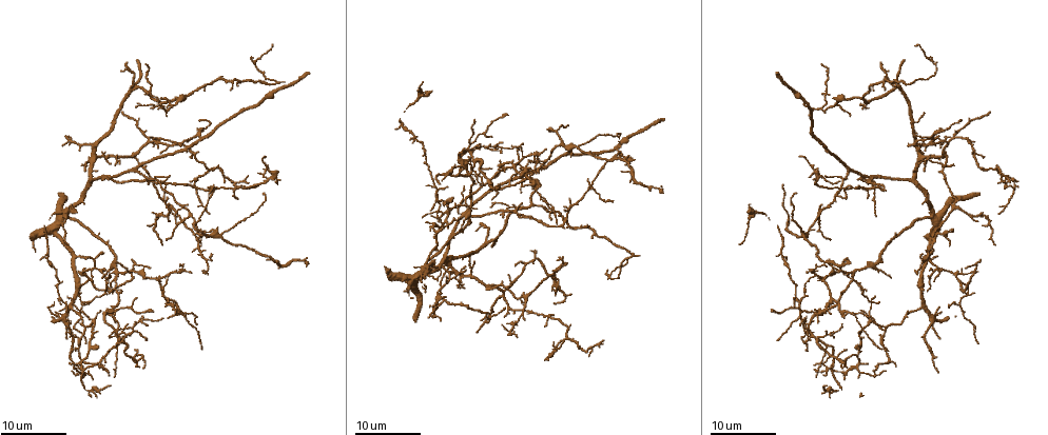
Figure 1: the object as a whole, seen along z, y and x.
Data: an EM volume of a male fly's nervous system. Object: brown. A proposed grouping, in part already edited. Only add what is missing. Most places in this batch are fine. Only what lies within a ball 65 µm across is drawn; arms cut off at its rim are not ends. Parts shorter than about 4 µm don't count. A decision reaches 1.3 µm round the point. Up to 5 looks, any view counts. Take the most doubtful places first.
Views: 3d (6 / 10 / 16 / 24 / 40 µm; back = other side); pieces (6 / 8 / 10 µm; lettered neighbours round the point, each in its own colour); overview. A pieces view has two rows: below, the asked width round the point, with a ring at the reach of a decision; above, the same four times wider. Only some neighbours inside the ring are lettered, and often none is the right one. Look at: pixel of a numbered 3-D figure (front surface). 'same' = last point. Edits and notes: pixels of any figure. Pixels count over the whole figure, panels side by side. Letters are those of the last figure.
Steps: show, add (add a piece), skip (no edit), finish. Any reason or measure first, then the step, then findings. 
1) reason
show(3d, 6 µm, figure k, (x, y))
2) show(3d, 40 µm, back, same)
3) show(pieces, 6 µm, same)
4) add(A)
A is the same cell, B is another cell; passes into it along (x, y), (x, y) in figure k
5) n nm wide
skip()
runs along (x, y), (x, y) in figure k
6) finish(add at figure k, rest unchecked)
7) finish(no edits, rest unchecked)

tapers out
show(3d, 16 µm, figure 1, (105, 152))

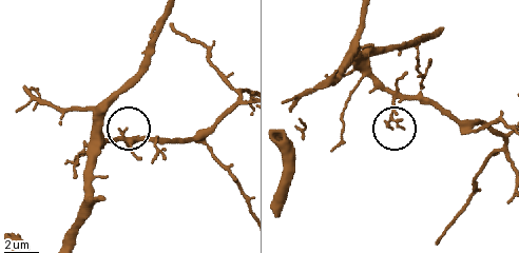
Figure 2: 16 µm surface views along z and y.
see the neighbours
show(pieces, 8 µm, figure 2, (123, 133))

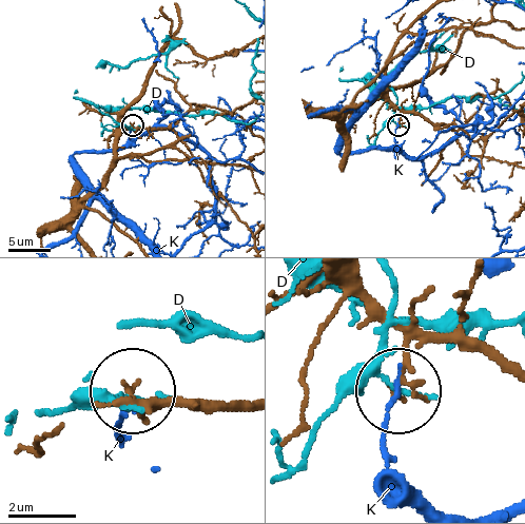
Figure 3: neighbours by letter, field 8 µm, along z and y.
skip()
D and K are other cells; none of them fits

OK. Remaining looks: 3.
an open end
show(3d, 16 µm, figure 1, (247, 176))

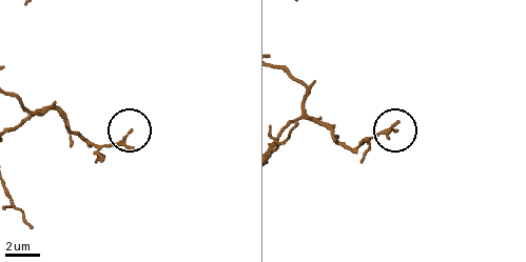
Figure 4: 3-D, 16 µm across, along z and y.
show(3d, 10 µm, figure 4, (397, 131))

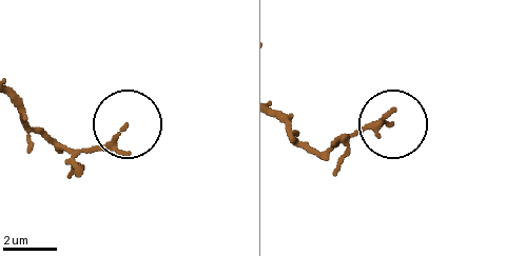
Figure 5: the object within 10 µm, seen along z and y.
show(pieces, 10 µm, figure 5, (391, 125))

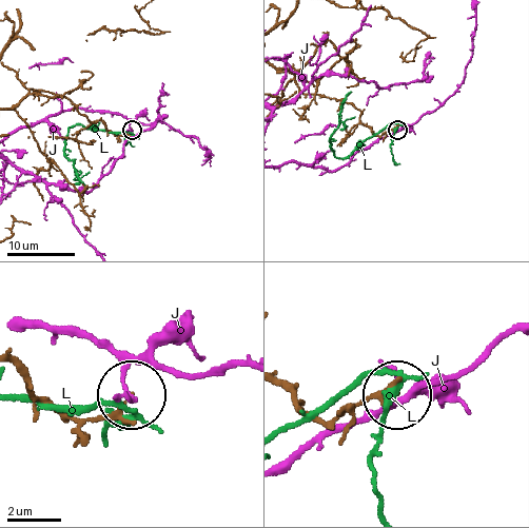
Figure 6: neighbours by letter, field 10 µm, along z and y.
skip()
J and L are other cells; no lettered piece goes on from it

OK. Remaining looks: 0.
finish(no edits, rest unchecked)

